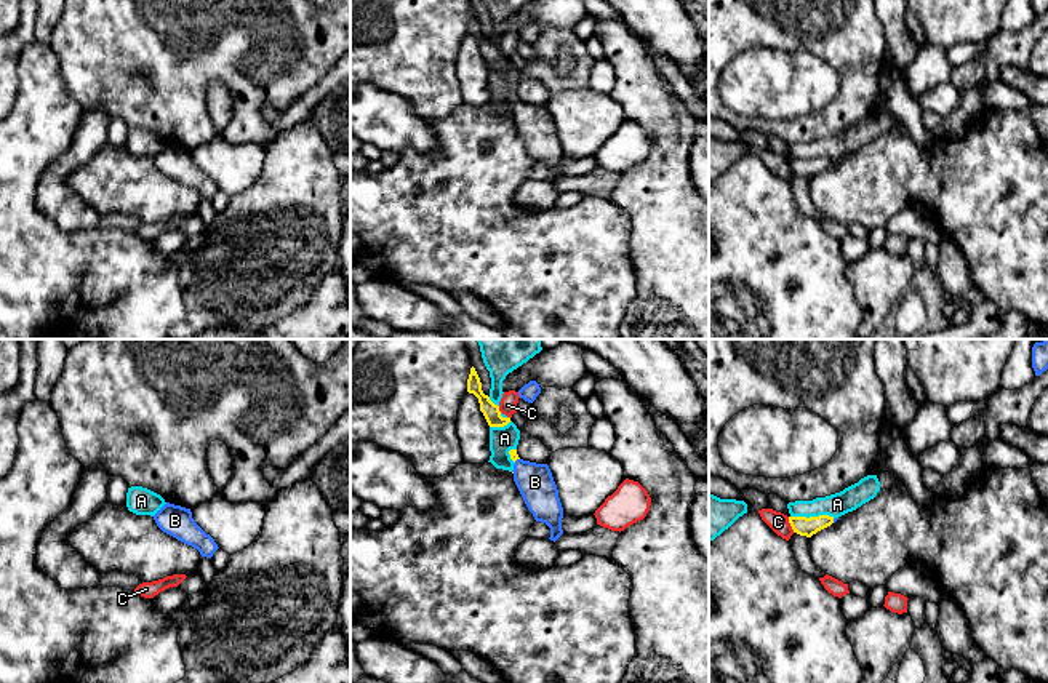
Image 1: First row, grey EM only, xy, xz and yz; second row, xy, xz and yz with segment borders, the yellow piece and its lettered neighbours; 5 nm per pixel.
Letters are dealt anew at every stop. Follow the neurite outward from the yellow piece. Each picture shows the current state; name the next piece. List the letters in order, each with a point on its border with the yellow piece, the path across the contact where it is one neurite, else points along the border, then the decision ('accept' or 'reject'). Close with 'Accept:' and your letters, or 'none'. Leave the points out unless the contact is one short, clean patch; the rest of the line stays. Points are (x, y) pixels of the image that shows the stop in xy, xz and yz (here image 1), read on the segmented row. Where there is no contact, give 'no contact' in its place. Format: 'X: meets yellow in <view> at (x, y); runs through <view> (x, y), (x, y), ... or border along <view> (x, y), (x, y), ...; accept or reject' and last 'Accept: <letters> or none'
A: meets yellow in yz at (813, 517); reject
B: meets yellow in xz at (516, 459); runs through xz (514, 456), (516, 459), (535, 482); accept
C: meets yellow in yz at (791, 525); border along yz (788, 517), (794, 531); reject
Accept: B

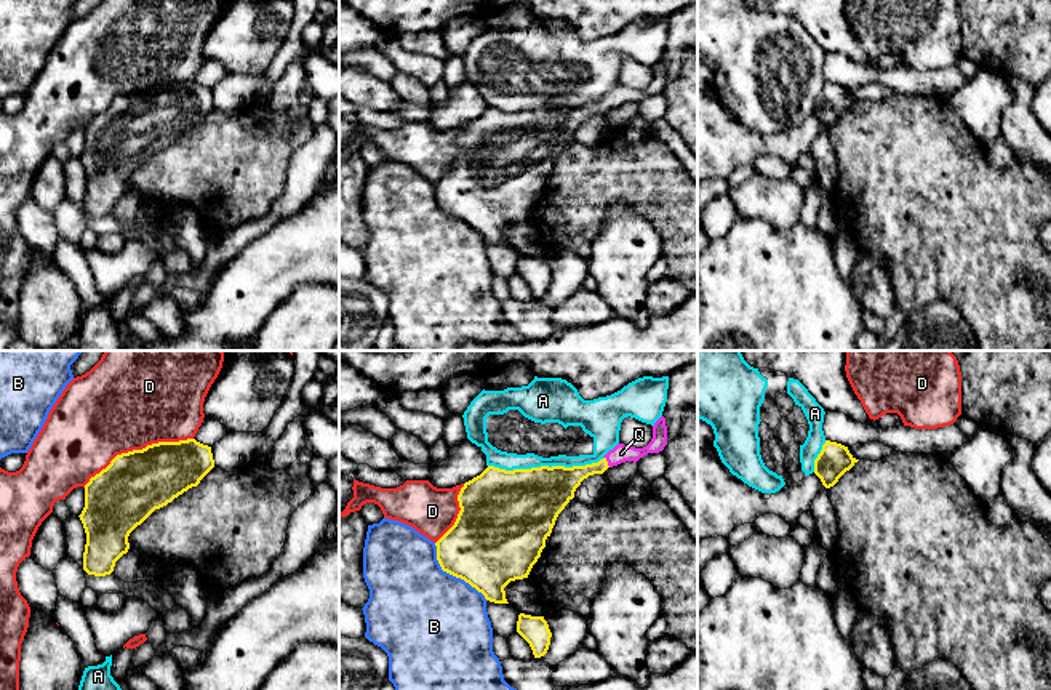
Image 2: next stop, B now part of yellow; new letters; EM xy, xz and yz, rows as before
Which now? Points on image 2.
A: meets yellow in xz at (546, 466); reject
B: meets yellow in xz at (451, 573); reject
D: meets yellow in xy at (136, 450); reject
Q: meets yellow in xz at (607, 461); runs through xz (562, 482), (607, 461), (621, 453); accept
Accept: Q

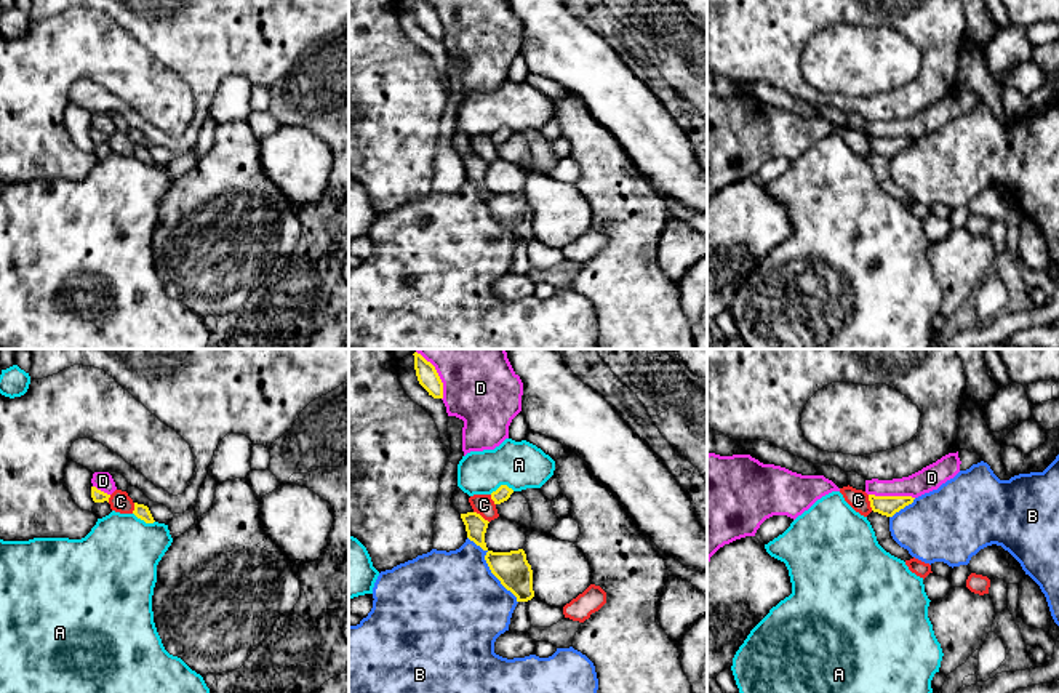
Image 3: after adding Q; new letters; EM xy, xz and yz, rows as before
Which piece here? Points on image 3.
A: meets yellow in xz at (501, 485); border along xz (514, 490), (499, 485), (490, 493); reject
B: meets yellow in xz at (490, 568); reject
C: meets yellow in xz at (480, 516); reject
D: meets yellow in yz at (891, 496); reject
Accept: none

